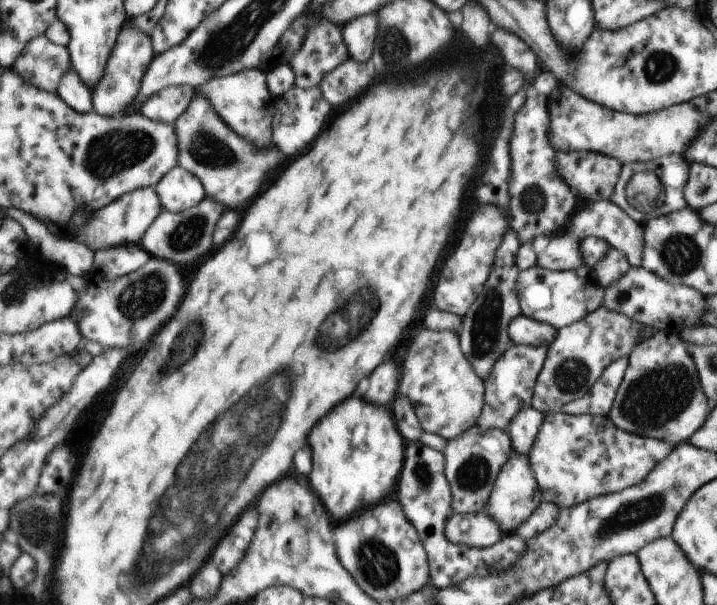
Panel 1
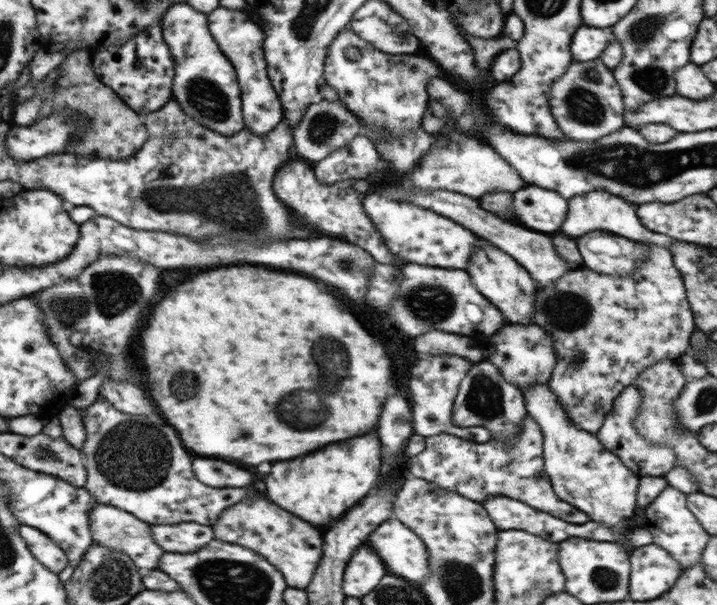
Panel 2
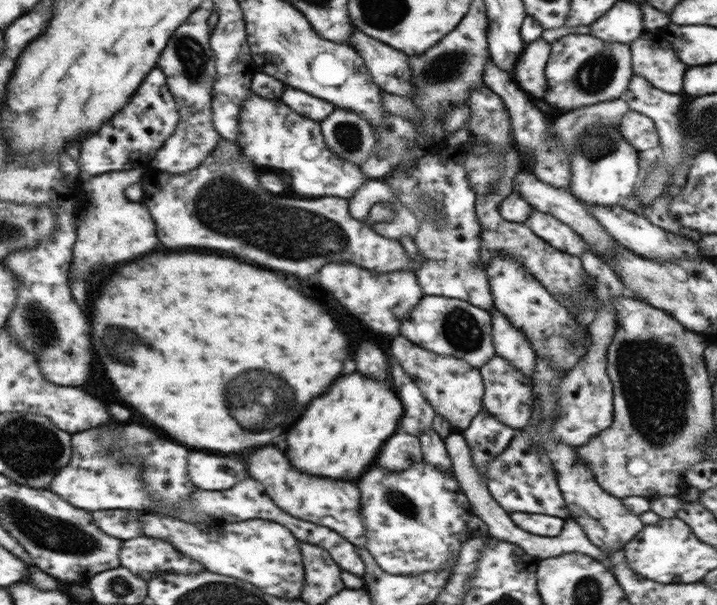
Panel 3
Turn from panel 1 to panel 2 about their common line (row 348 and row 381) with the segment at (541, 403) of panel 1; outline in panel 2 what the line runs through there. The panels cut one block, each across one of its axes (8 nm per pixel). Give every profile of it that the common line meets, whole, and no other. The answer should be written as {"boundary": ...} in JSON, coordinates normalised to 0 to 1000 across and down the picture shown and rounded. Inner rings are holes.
{"boundary":[[[901,398],[893,402],[900,403],[900,407],[905,410],[902,413],[902,428],[894,438],[887,440],[880,450],[880,455],[872,458],[851,458],[848,455],[834,453],[815,440],[809,440],[781,456],[781,460],[773,464],[766,474],[752,474],[748,481],[745,519],[741,522],[741,532],[757,542],[762,552],[768,555],[771,574],[778,592],[778,595],[775,595],[775,605],[773,605],[767,625],[762,633],[766,643],[777,655],[778,664],[787,673],[787,678],[791,681],[791,689],[796,698],[806,707],[826,717],[834,714],[834,709],[841,702],[842,694],[845,694],[844,688],[855,676],[858,658],[870,641],[883,635],[884,626],[888,626],[890,617],[901,608],[912,605],[912,602],[921,598],[921,595],[941,595],[954,585],[964,572],[962,557],[972,542],[968,532],[967,512],[958,494],[953,463],[947,455],[946,445],[939,438],[936,415],[930,410],[902,402]]]}

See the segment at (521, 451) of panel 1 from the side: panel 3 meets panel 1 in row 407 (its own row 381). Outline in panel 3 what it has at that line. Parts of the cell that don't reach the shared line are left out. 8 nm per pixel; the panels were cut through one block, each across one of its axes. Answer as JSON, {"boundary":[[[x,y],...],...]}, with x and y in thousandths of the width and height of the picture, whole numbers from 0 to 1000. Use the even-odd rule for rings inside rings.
{"boundary":[[[690,506],[683,517],[690,583],[700,587],[715,608],[728,613],[739,626],[739,636],[743,636],[742,617],[745,617],[749,588],[742,577],[739,560],[734,557],[731,547],[717,540],[709,531],[709,524],[702,521]]]}

